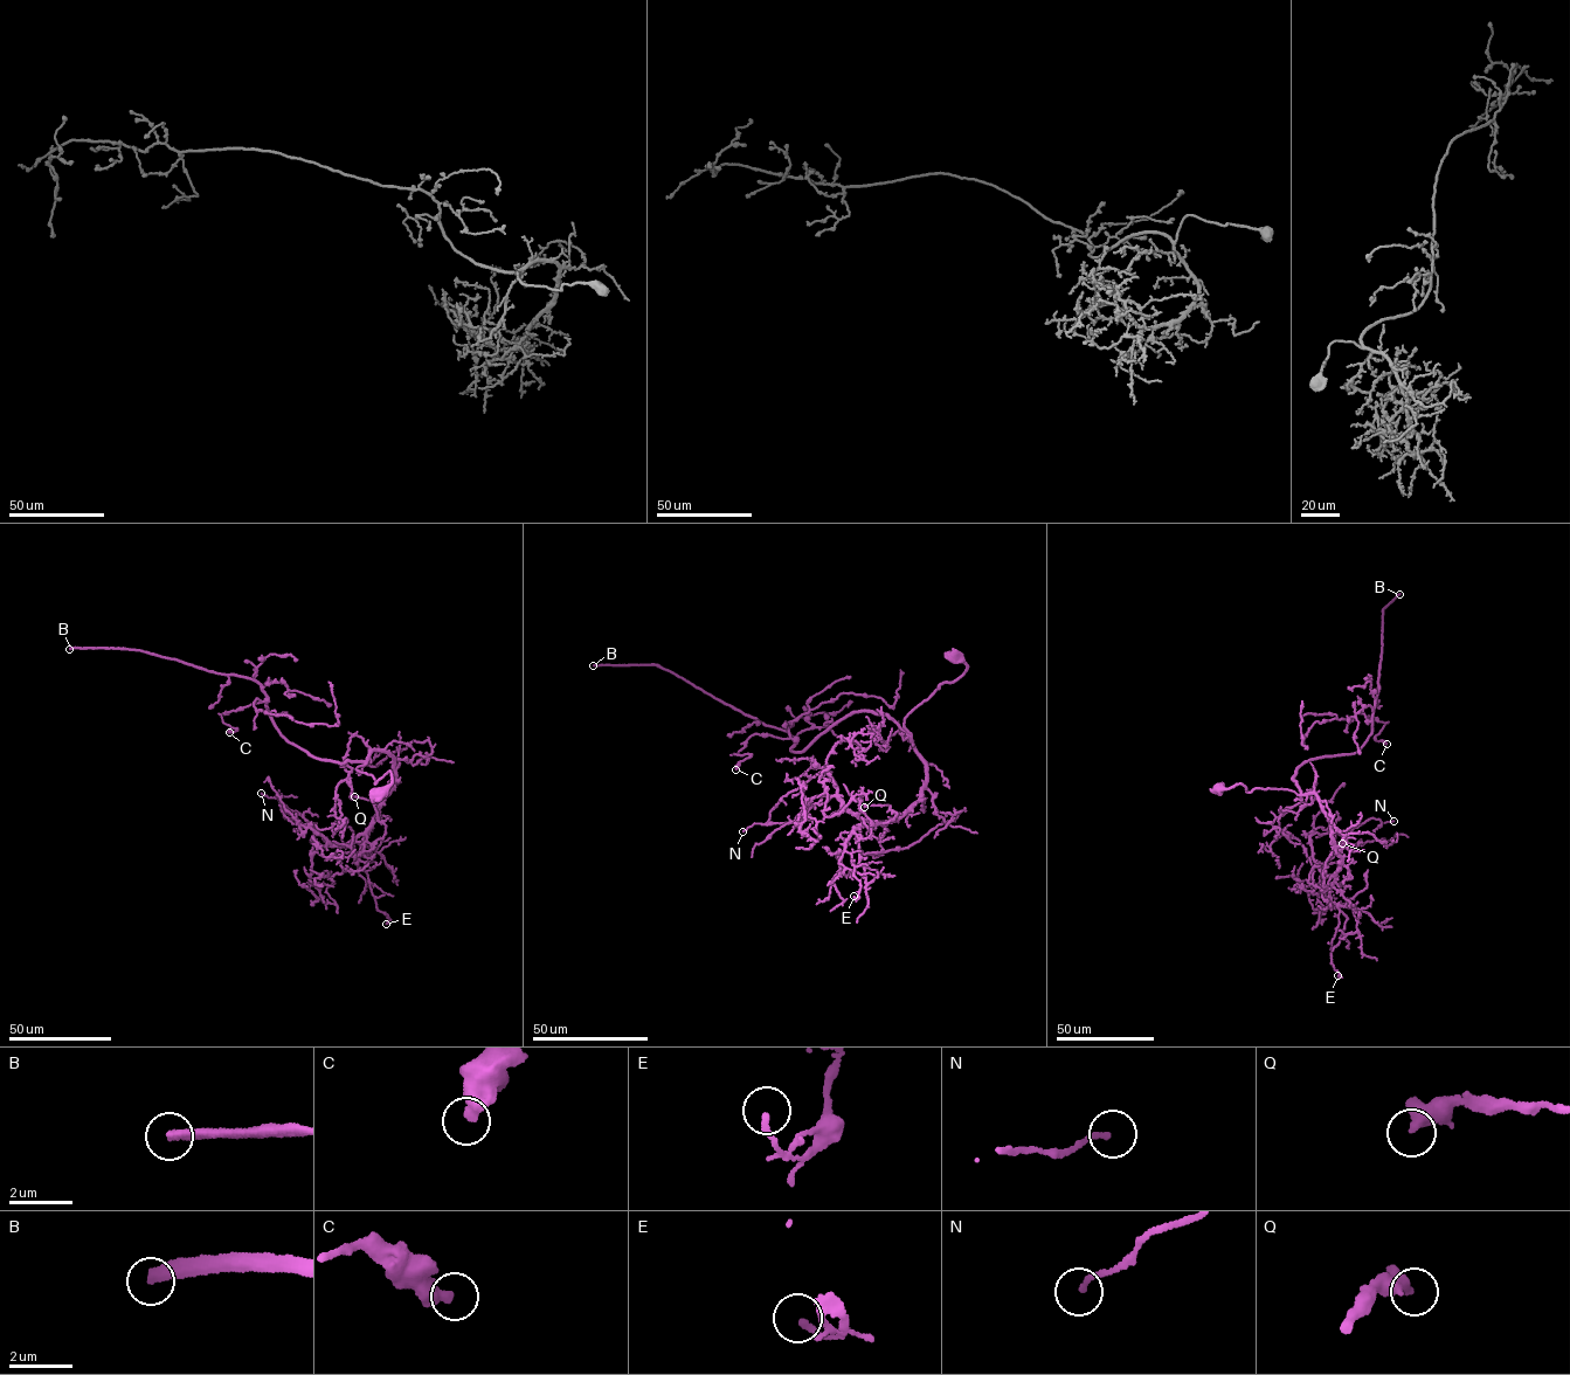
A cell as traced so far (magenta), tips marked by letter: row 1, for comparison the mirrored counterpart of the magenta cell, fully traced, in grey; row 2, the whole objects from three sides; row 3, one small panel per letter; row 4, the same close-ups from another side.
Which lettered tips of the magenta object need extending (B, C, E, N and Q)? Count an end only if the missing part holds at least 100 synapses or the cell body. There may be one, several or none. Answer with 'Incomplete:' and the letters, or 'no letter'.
Incomplete: B

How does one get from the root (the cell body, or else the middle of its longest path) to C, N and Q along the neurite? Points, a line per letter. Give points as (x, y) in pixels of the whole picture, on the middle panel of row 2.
C: (955, 656), (967, 670), (905, 718), (911, 736), (853, 711), (797, 752), (754, 733), (735, 769)
N: (955, 656), (963, 674), (905, 719), (926, 775), (911, 809), (886, 823), (863, 819), (825, 768), (742, 831)
Q: (955, 656), (963, 674), (905, 719), (926, 767), (917, 802), (875, 826), (897, 813), (864, 807)

